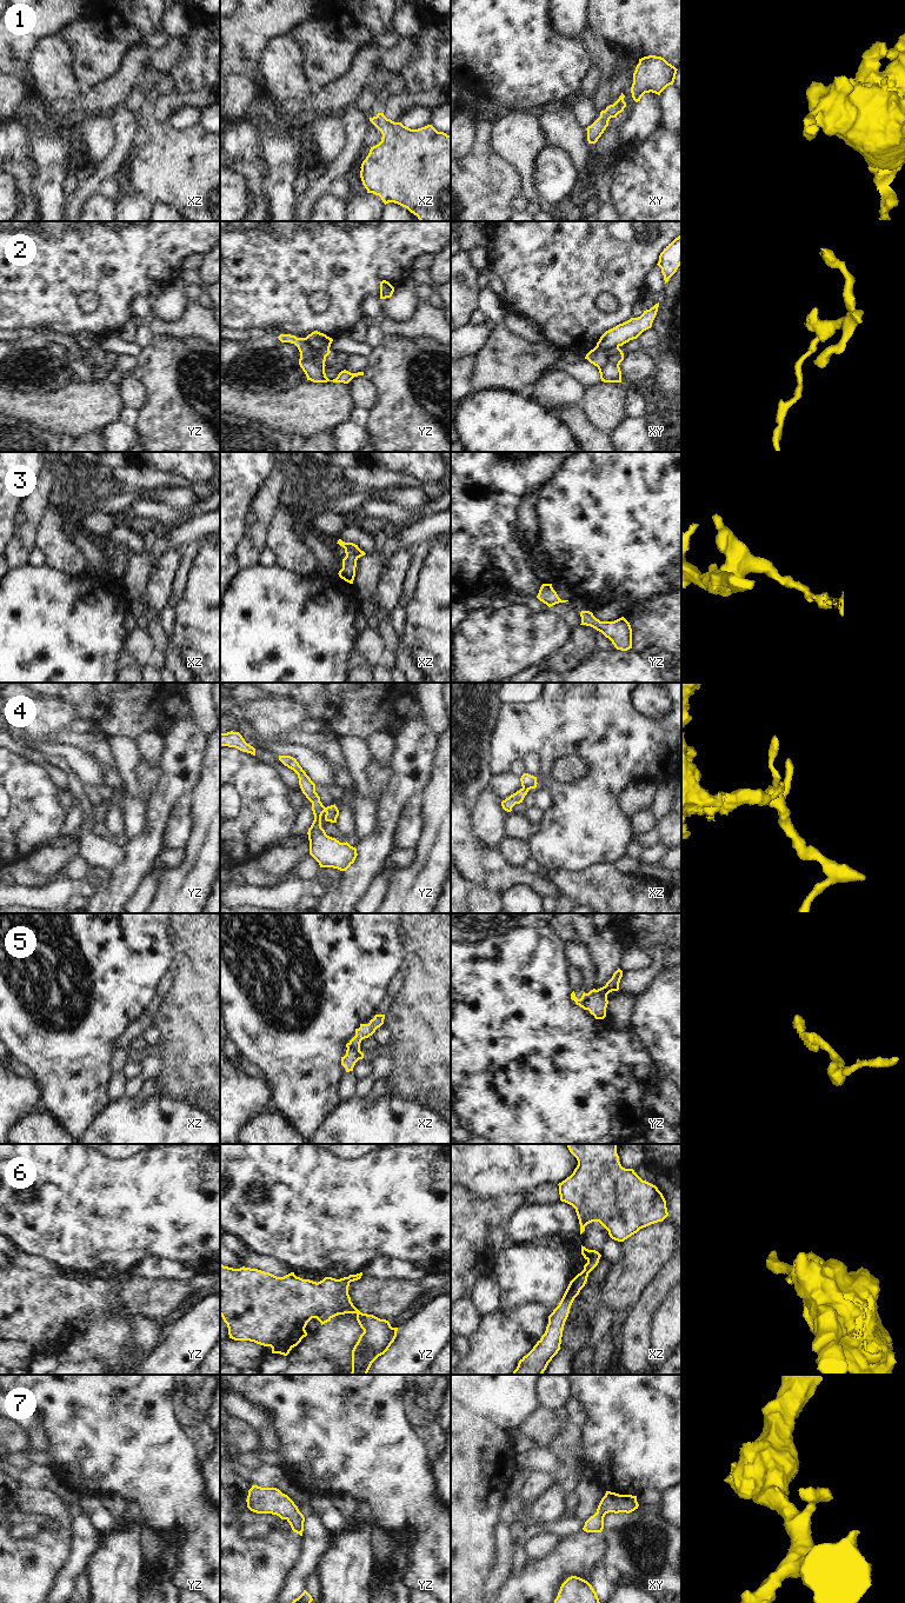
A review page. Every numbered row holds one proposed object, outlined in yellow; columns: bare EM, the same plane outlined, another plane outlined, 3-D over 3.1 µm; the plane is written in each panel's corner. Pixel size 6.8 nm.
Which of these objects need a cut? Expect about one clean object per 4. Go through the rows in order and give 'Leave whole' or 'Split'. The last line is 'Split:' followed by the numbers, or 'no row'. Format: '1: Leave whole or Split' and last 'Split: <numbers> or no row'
1: Leave whole
2: Split
3: Leave whole
4: Split
5: Split
6: Split
7: Leave whole
Split: 2, 4, 5, 6

